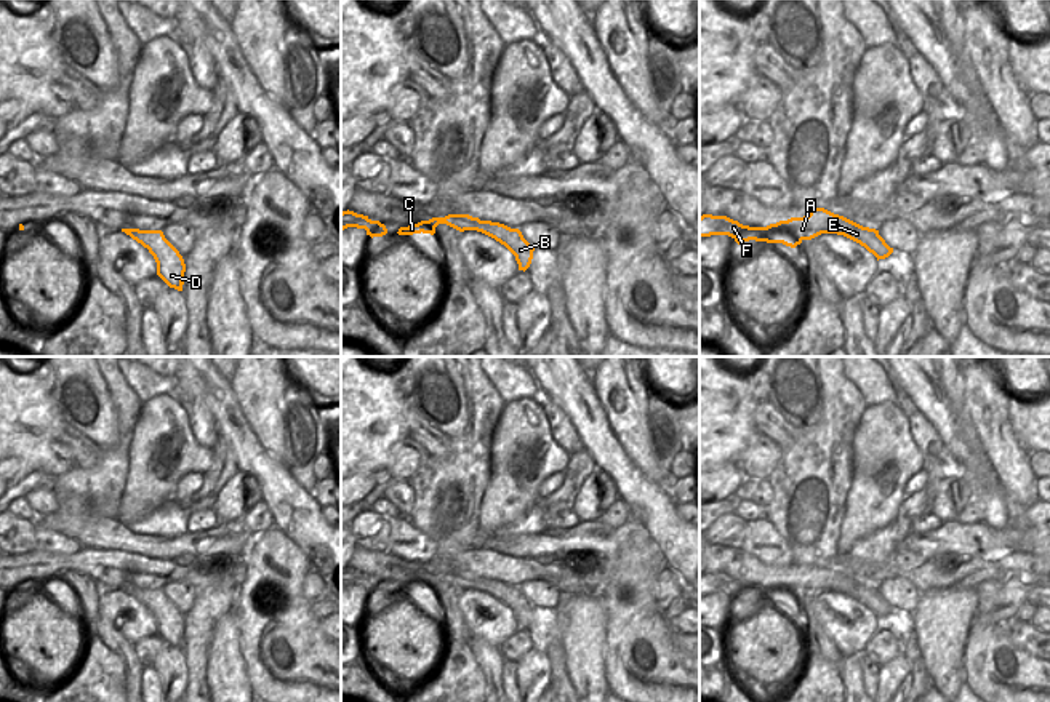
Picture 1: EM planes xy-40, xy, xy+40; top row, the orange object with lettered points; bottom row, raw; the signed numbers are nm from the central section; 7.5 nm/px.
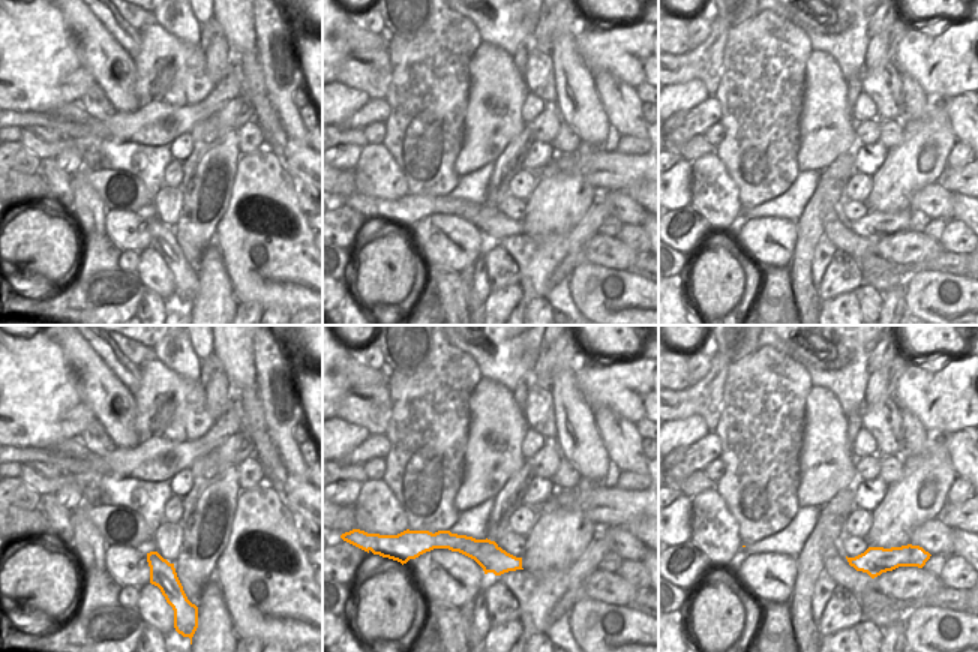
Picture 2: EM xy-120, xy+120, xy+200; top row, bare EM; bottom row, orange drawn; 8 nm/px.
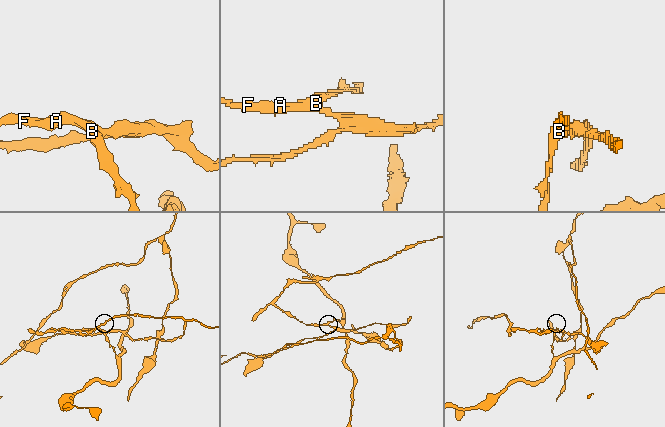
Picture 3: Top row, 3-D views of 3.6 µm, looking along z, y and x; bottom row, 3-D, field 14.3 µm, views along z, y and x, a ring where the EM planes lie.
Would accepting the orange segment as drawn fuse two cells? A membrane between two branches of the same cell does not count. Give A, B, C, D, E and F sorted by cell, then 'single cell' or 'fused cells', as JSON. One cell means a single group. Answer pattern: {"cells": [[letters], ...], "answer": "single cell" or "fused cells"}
{"cells": [["A", "C", "E", "F"], ["B", "D"]], "answer": "fused cells"}

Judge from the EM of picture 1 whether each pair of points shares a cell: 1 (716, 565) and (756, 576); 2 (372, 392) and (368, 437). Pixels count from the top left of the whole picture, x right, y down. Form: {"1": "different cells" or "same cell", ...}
{"1": "same cell", "2": "same cell"}

